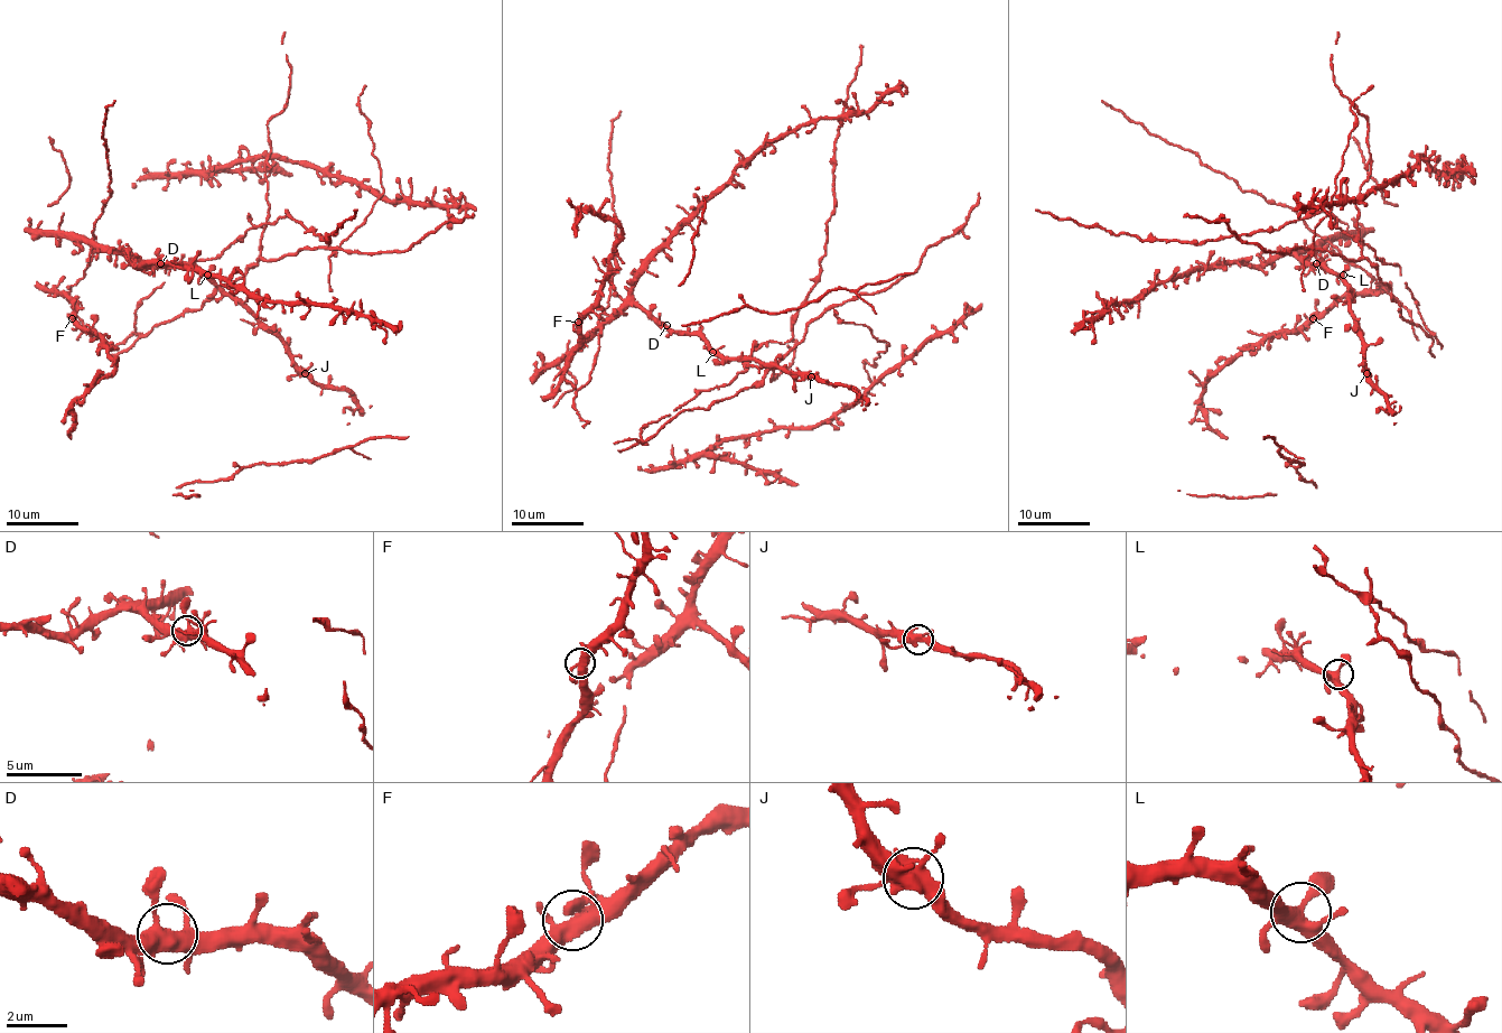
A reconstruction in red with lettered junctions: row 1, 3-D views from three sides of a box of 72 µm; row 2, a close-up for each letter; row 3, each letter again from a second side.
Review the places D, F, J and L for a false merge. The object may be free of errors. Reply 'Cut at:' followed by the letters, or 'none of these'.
Cut at: none of these

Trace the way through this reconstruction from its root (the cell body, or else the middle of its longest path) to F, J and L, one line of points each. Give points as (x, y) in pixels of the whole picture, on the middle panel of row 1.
F: (662, 329), (638, 307), (623, 306), (597, 331), (590, 380), (576, 389), (563, 366), (578, 345), (578, 322)
J: (662, 329), (697, 333), (726, 357), (756, 357), (765, 363), (776, 363), (789, 372), (807, 372), (810, 375)
L: (662, 329), (694, 333), (712, 352)

